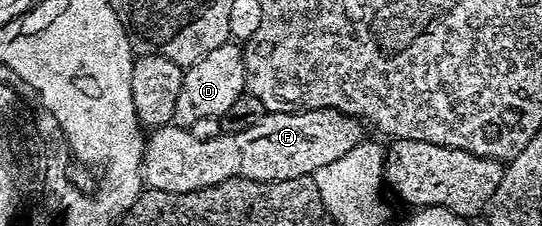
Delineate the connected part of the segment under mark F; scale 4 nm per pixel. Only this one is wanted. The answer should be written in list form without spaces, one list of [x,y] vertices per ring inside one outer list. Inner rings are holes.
[[[313,108],[294,112],[268,112],[249,130],[229,132],[208,141],[195,138],[190,130],[178,126],[154,129],[146,137],[143,146],[143,181],[147,188],[166,192],[192,192],[209,186],[217,186],[233,178],[246,180],[292,180],[298,176],[310,176],[321,166],[329,166],[336,158],[349,154],[353,146],[363,143],[364,125],[354,116],[346,116],[335,108]]]

